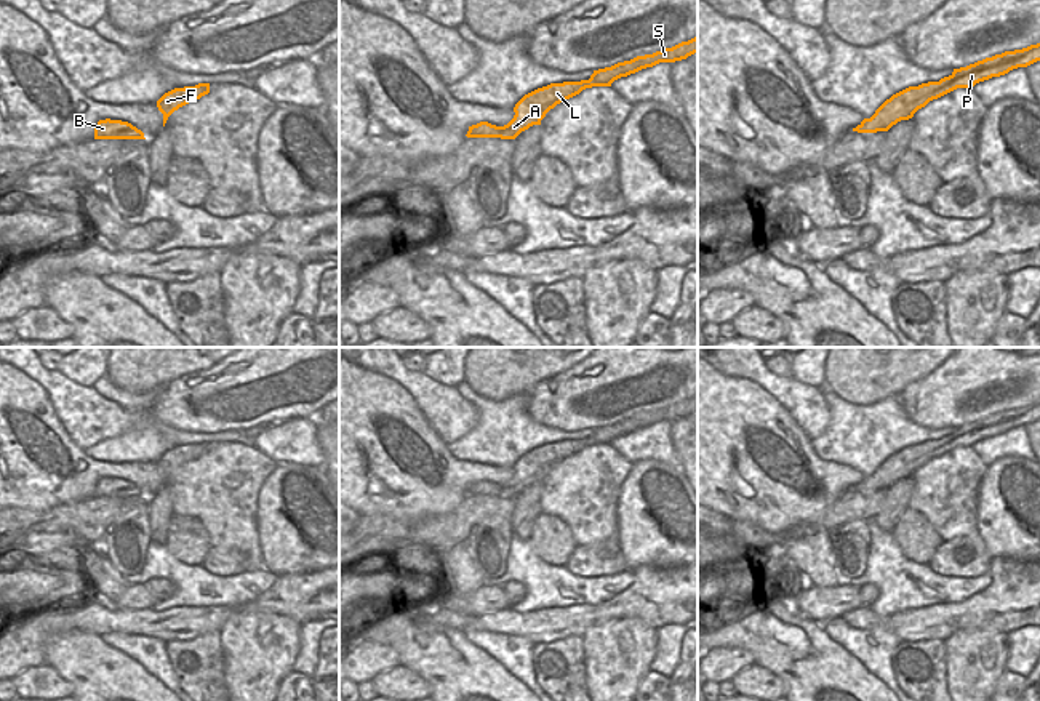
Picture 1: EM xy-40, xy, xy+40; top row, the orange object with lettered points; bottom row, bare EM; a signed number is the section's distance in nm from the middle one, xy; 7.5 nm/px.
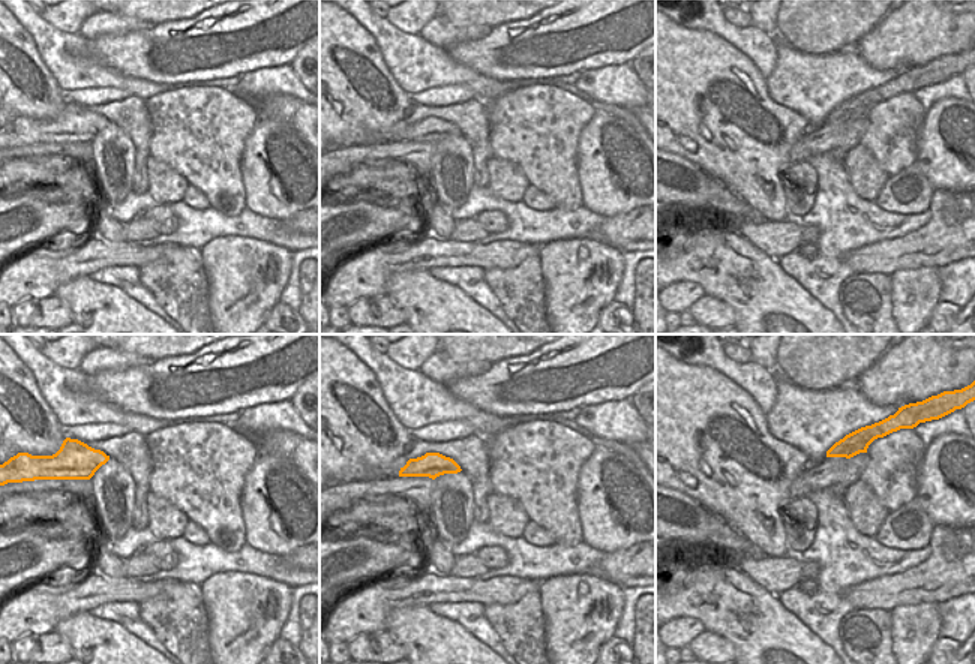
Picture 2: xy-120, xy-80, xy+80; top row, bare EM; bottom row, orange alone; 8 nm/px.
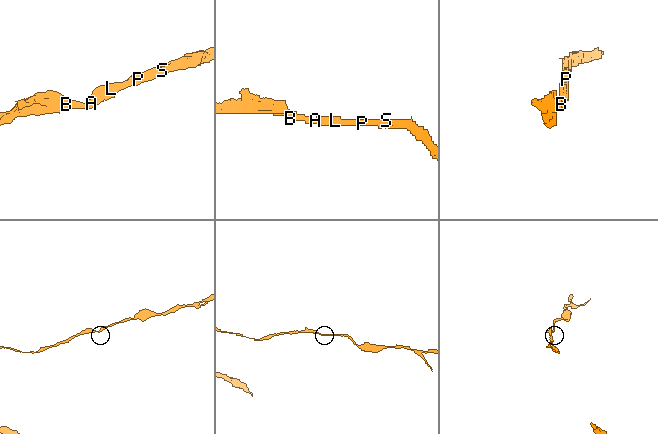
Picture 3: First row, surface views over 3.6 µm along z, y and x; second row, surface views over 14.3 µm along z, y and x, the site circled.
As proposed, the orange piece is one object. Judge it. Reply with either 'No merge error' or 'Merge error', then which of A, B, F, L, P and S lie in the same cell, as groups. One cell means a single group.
No merge error. Groups: A B F L P S.

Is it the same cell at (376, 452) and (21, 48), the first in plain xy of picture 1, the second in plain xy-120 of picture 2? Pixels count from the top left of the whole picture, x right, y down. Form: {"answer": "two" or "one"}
{"answer": "one"}

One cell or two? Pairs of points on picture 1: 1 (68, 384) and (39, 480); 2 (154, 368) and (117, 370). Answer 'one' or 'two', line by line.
1: two
2: one

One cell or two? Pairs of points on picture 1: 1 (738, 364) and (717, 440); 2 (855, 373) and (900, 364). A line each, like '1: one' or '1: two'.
1: two
2: one

